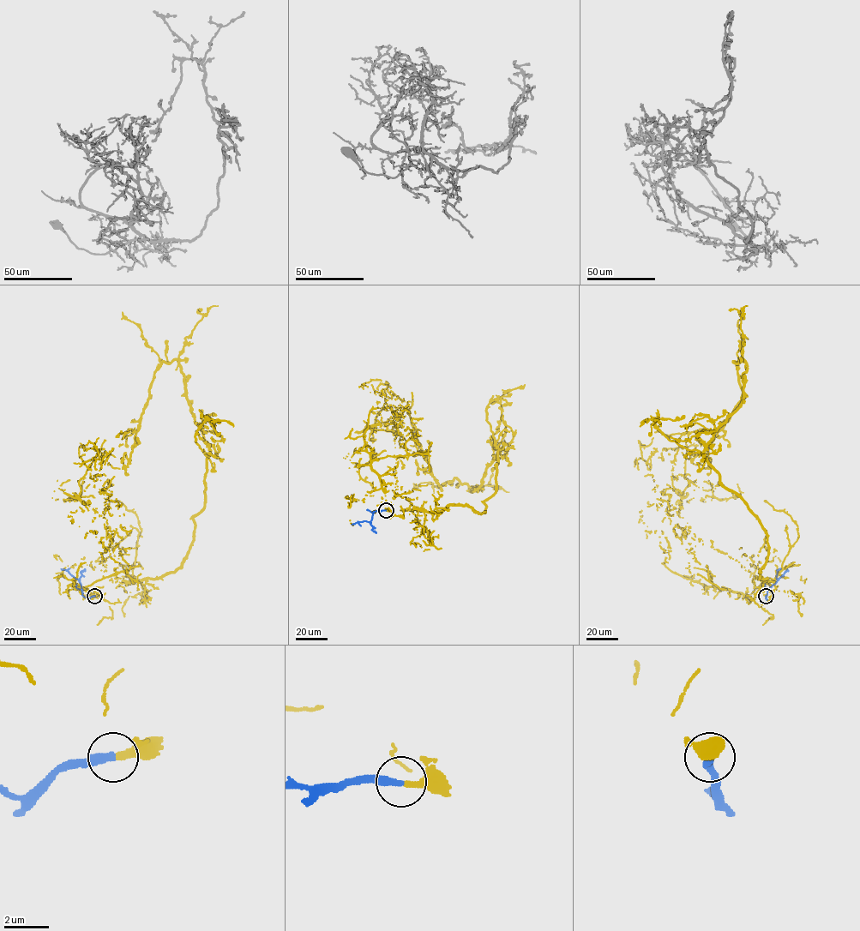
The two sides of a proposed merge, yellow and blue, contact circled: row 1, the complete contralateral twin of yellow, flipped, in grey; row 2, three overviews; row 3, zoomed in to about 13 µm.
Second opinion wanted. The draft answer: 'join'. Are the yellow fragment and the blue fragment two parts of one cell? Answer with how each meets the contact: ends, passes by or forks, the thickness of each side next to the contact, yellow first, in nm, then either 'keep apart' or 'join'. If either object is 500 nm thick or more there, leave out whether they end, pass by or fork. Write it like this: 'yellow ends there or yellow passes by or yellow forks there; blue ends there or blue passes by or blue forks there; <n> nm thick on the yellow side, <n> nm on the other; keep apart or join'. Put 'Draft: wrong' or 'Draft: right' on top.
Draft: right
yellow ends there; blue ends there; 320 nm thick on the yellow side, 400 nm on the other; join

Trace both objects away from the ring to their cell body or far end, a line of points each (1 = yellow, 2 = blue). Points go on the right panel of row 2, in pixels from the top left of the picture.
1: (766, 596), (714, 586), (678, 524), (740, 359), (704, 454), (766, 536), (753, 579), (775, 555)
2: (766, 596), (767, 591), (777, 580), (779, 568)

